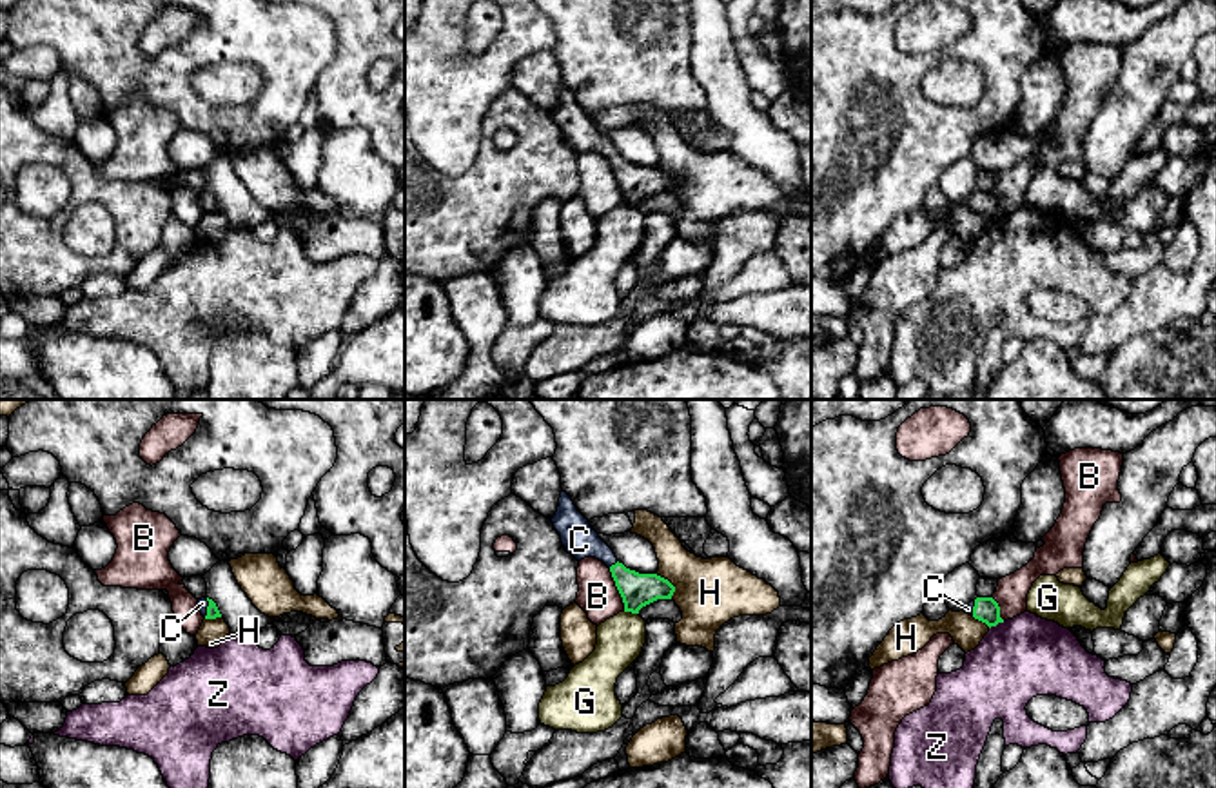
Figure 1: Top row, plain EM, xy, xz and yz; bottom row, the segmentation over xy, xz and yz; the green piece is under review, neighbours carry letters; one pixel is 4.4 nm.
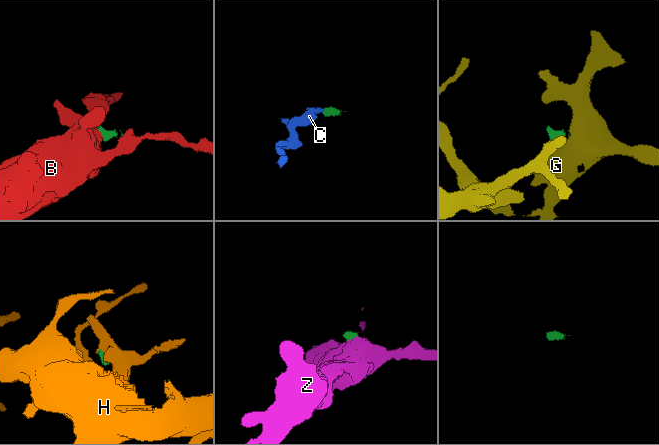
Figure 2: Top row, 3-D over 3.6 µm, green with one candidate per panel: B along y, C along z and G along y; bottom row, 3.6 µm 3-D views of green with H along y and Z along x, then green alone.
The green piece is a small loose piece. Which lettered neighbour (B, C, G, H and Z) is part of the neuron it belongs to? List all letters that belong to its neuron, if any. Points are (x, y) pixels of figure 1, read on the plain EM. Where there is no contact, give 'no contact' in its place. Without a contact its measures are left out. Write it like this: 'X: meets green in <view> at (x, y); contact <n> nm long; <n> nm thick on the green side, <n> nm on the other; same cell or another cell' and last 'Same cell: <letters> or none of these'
B: meets green in xz at (617, 182); contact 200 nm long; 150 nm thick on the green side, 180 nm on the other; another cell
C: meets green in xz at (612, 158); contact 50 nm long; 150 nm thick on the green side, 150 nm on the other; same cell
G: meets green in xz at (630, 204); contact 70 nm long; 150 nm thick on the green side, 200 nm on the other; another cell
H: meets green in xz at (670, 177); contact 130 nm long; 150 nm thick on the green side, 300 nm on the other; another cell
Z: meets green in yz at (997, 216); contact 80 nm long; 110 nm thick on the green side, 360 nm on the other; another cell
Same cell: C

